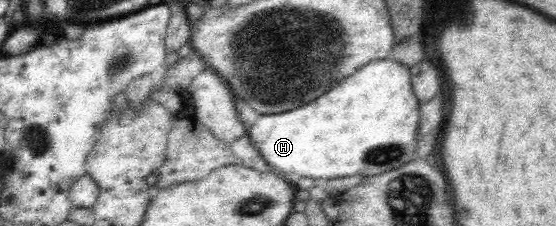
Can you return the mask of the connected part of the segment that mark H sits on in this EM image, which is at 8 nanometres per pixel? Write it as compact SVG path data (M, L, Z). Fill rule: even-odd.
M396 60L370 62L320 98L296 110L259 115L256 123L247 130L249 139L273 171L289 178L308 177L322 183L332 178L374 176L395 169L416 158L414 137L420 120L420 104L412 92L409 70Z

